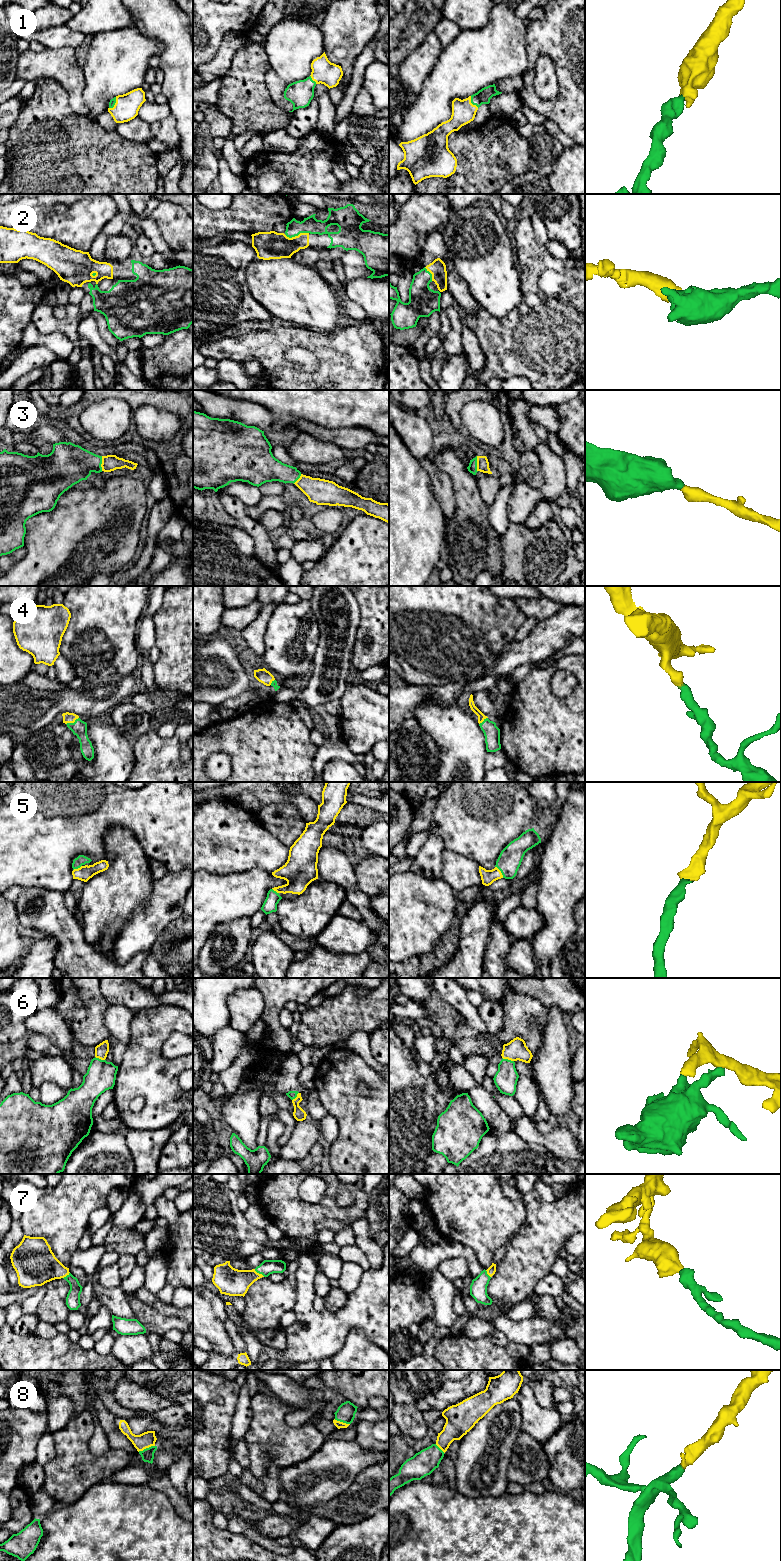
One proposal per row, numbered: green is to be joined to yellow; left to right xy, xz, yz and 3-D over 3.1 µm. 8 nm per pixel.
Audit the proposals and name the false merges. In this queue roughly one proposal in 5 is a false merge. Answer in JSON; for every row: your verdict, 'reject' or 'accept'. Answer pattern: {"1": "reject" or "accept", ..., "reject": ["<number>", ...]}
{"1": "accept", "2": "accept", "3": "accept", "4": "accept", "5": "accept", "6": "accept", "7": "accept", "8": "accept", "reject": []}

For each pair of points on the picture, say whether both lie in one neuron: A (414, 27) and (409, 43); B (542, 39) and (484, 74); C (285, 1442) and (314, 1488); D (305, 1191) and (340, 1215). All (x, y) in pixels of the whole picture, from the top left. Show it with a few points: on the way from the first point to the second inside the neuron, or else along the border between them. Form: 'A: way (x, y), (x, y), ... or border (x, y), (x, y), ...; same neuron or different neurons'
A: way (414, 31), (410, 39); same neuron
B: border (526, 27), (526, 54), (529, 58); different neurons
C: border (318, 1449), (304, 1460), (286, 1466), (279, 1476); different neurons
D: border (327, 1184), (325, 1195), (318, 1202), (307, 1203); different neurons

